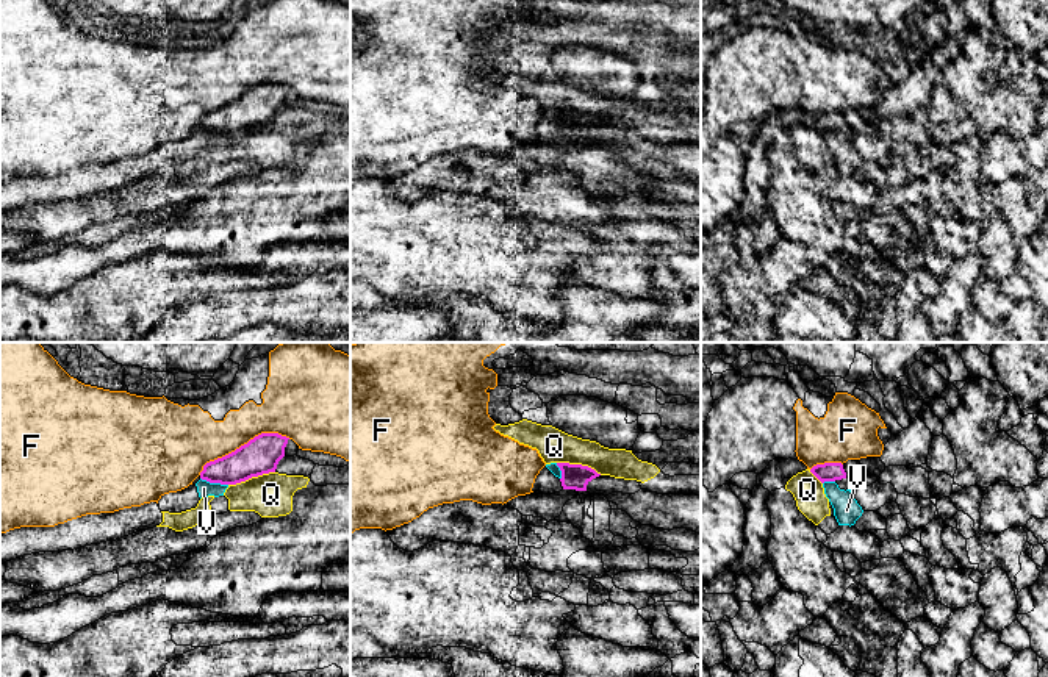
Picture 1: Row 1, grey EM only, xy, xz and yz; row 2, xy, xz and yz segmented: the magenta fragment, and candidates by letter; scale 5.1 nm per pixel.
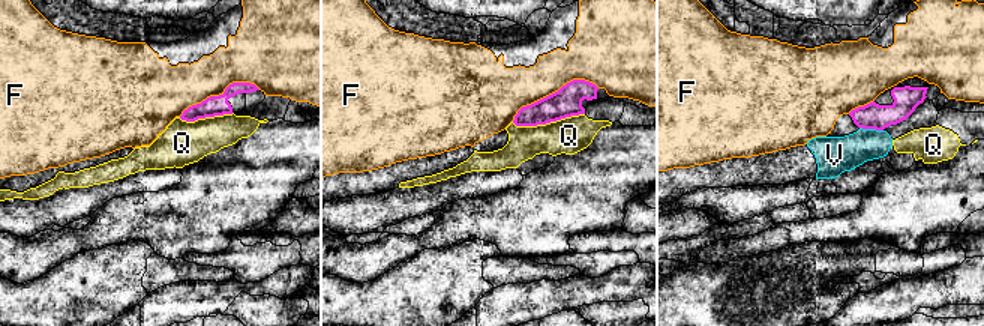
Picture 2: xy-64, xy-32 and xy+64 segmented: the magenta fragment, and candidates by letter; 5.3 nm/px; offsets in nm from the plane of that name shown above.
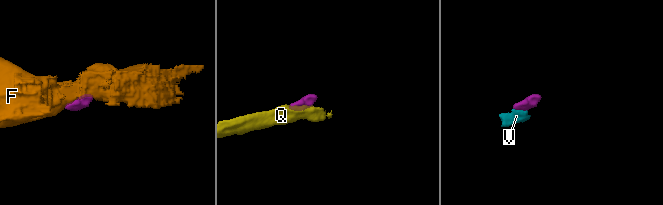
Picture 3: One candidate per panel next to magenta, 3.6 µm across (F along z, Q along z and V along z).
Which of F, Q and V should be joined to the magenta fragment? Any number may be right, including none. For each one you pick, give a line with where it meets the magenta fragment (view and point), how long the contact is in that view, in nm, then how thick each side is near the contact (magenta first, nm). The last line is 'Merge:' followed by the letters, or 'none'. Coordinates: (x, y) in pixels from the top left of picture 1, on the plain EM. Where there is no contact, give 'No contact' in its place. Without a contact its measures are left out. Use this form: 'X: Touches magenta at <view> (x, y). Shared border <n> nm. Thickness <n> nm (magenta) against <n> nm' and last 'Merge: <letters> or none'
Merge: none

